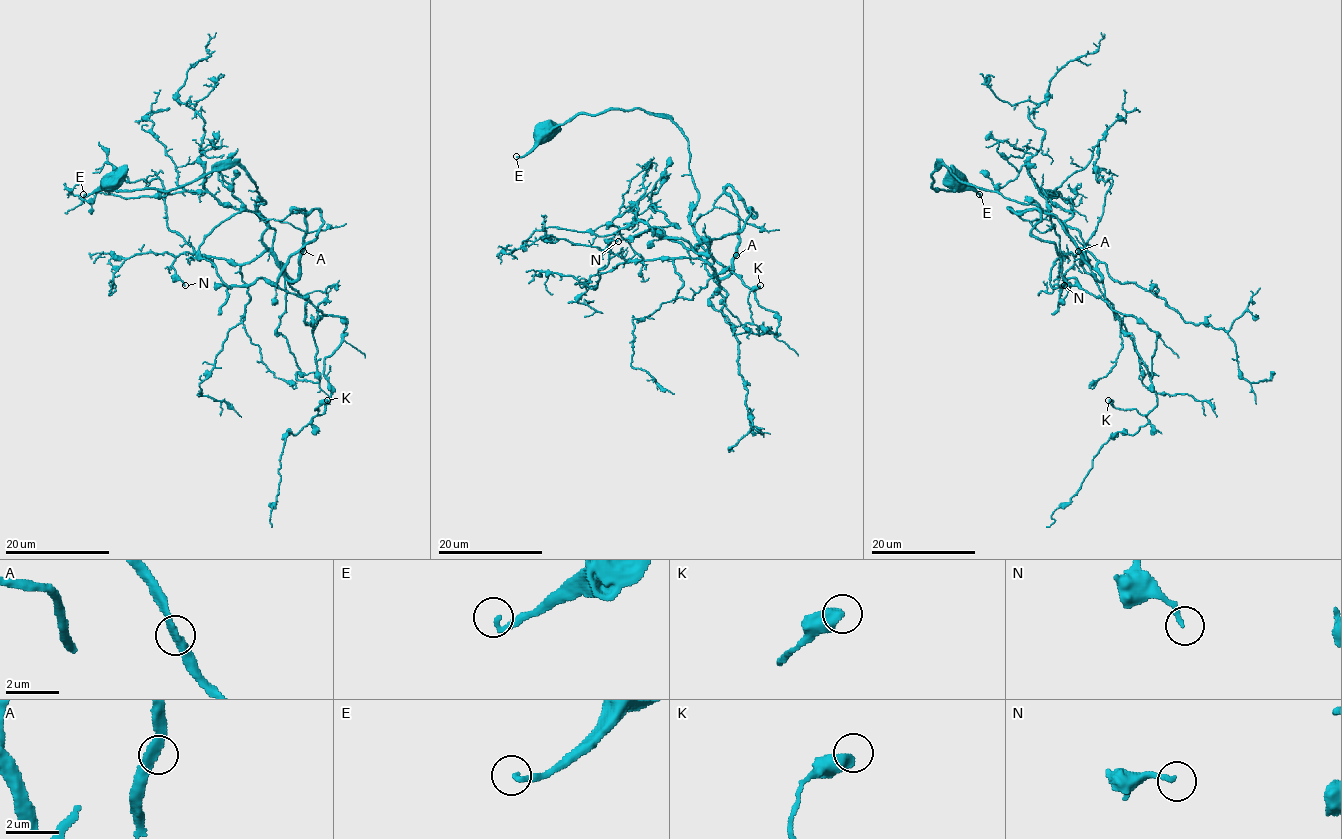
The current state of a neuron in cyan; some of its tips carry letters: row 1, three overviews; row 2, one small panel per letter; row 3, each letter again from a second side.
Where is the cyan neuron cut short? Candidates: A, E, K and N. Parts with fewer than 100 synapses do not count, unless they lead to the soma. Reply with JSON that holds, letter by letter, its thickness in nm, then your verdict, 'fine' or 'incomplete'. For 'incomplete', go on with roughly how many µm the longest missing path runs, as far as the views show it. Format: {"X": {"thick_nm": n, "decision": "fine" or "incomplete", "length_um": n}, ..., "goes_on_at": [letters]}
{"A": {"thick_nm": 320, "decision": "fine"}, "E": {"thick_nm": 200, "decision": "fine"}, "K": {"thick_nm": 550, "decision": "fine"}, "N": {"thick_nm": 170, "decision": "fine"}, "goes_on_at": []}

